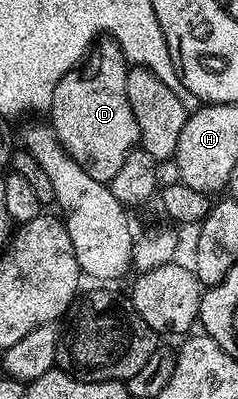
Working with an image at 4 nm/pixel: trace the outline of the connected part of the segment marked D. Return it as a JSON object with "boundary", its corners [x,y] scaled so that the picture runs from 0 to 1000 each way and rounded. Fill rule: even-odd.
{"boundary":[[[433,95],[395,113],[391,135],[370,138],[311,175],[282,180],[273,195],[239,206],[239,226],[223,226],[223,256],[206,273],[214,323],[239,336],[286,391],[395,451],[462,456],[492,436],[492,426],[525,416],[525,396],[542,396],[542,386],[571,378],[584,361],[576,296],[559,296],[542,236],[525,236],[538,168],[542,155],[517,143],[500,113],[462,95]]]}

